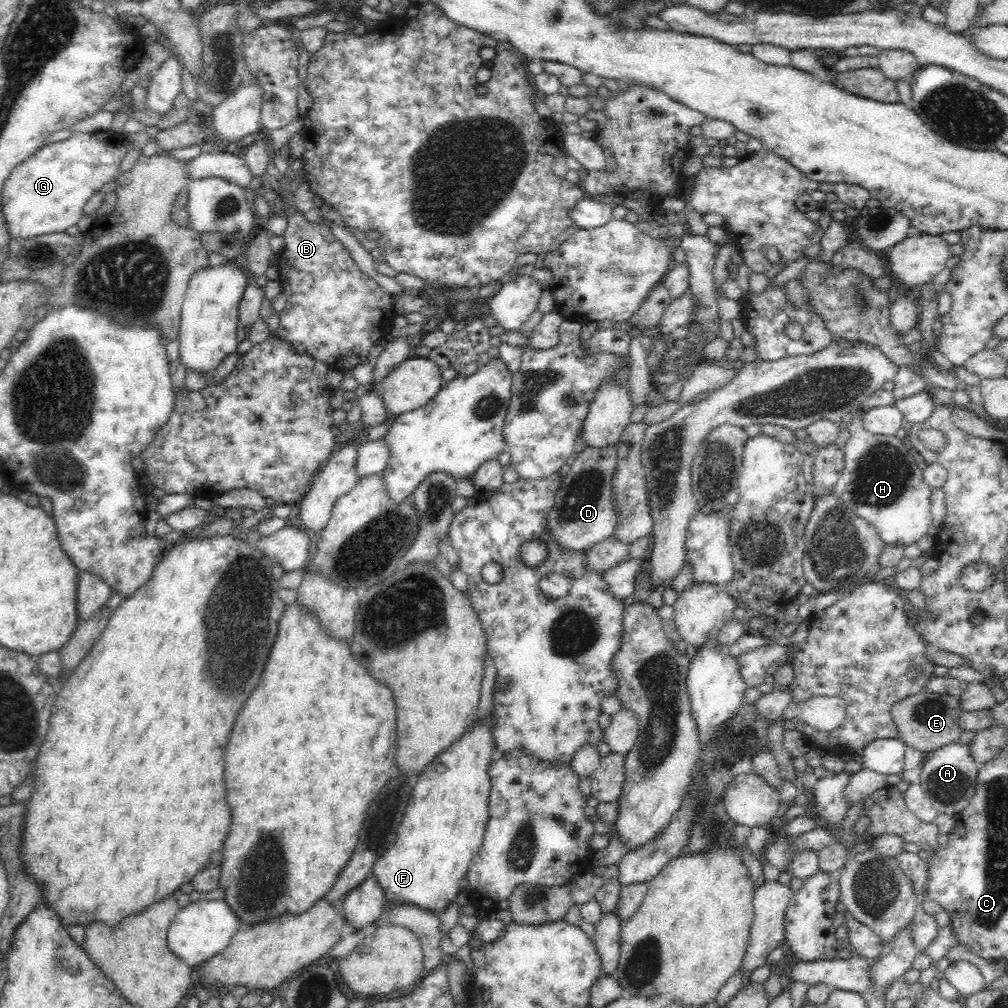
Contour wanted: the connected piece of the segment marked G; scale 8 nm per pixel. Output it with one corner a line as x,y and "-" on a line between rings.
76,132
70,138
44,145
34,156
30,156
18,167
11,170
11,175
4,181
2,205
5,220
11,238
21,241
40,234
65,232
74,226
84,214
84,206
90,197
100,191
106,182
110,183
118,176
118,167
124,160
124,152
115,149
111,136
102,141
102,132

